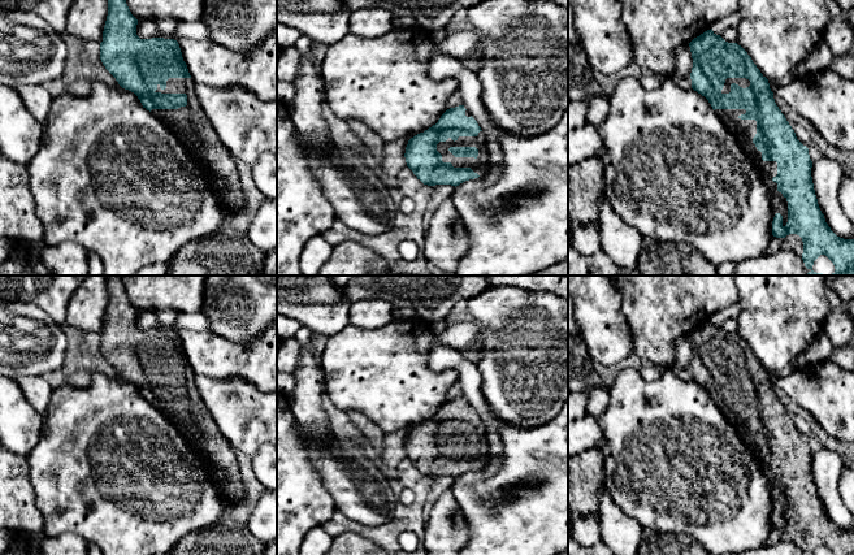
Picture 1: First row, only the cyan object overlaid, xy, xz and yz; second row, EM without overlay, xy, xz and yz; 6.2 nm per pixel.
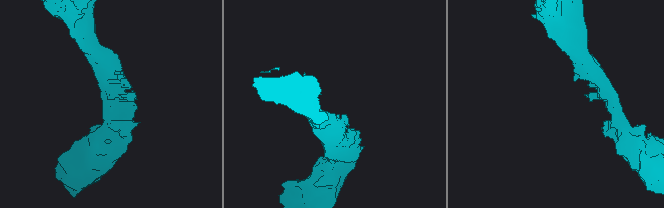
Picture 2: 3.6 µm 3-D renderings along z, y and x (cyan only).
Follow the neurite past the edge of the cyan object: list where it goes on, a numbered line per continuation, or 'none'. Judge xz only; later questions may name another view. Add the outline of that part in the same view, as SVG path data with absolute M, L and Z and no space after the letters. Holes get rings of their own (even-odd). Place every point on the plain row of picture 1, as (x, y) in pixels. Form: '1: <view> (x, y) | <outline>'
1: xz (478, 456) | M480 422L477 428L459 428L455 433L448 429L446 433L437 435L437 442L442 446L443 454L451 454L454 459L471 459L474 464L482 468L489 459L489 442L487 429L484 422ZM450 438L476 438L478 447L474 448L455 448L448 439Z

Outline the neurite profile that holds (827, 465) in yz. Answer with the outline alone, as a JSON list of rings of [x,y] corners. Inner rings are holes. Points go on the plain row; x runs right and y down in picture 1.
[[[820,447],[812,454],[814,481],[825,513],[837,528],[854,530],[854,516],[840,497],[838,482],[842,467],[844,461],[836,451]]]

